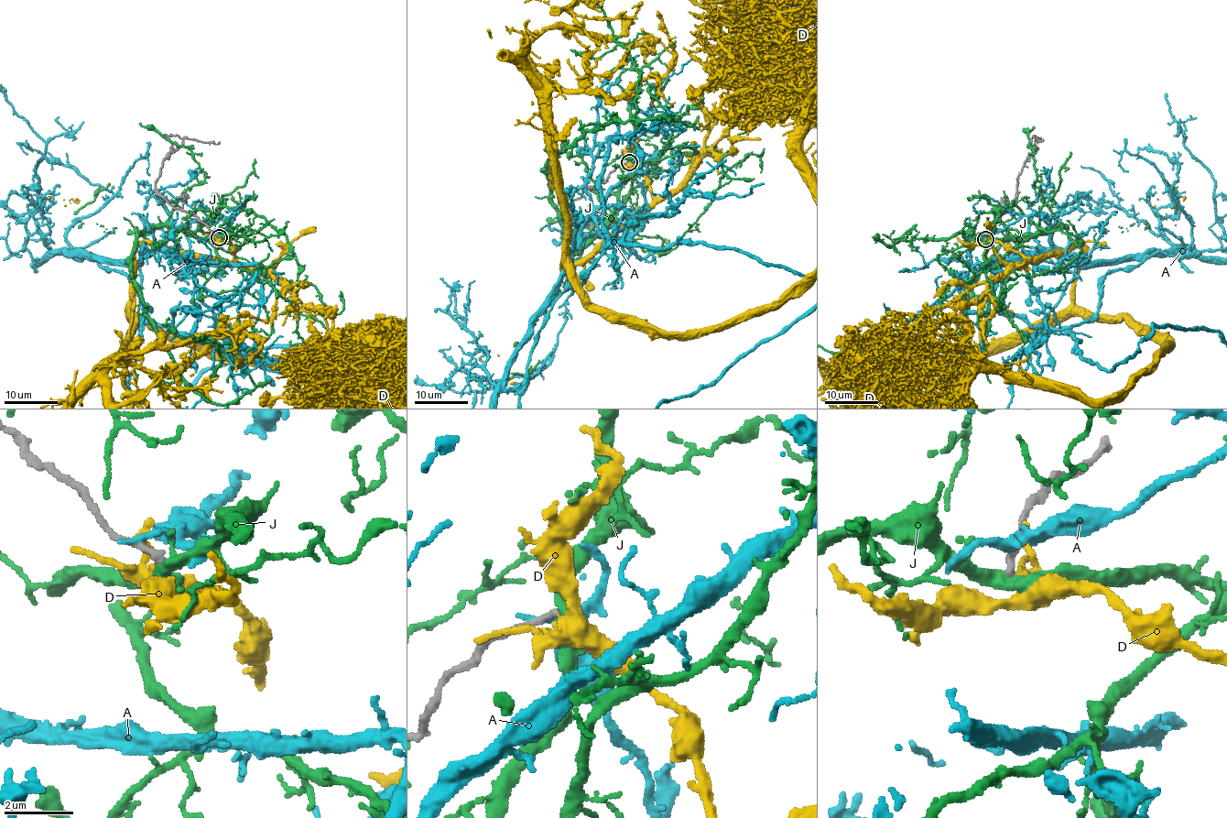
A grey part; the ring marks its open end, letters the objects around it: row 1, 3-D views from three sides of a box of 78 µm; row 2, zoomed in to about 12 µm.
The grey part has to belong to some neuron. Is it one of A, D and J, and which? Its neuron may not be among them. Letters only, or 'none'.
none

